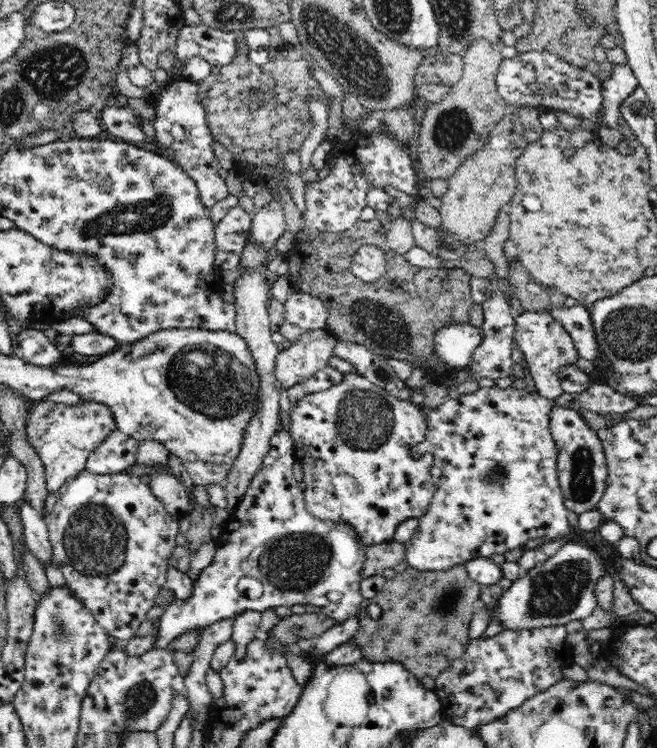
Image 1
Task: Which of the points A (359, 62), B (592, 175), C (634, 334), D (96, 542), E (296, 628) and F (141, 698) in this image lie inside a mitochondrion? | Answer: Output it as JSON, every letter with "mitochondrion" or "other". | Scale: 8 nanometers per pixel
{"A":"mitochondrion","B":"other","C":"mitochondrion","D":"mitochondrion","E":"mitochondrion","F":"mitochondrion"}

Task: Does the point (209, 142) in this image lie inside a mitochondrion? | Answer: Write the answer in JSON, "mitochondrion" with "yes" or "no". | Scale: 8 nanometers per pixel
{"mitochondrion":"no"}

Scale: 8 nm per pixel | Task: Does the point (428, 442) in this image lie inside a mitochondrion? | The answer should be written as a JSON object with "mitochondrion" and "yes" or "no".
{"mitochondrion":"no"}

